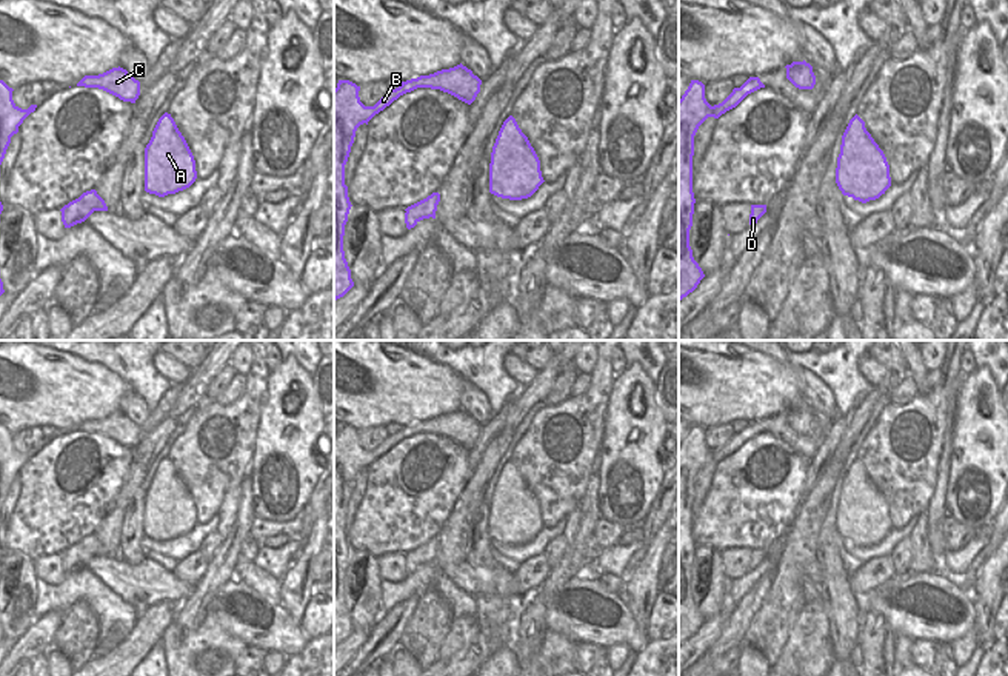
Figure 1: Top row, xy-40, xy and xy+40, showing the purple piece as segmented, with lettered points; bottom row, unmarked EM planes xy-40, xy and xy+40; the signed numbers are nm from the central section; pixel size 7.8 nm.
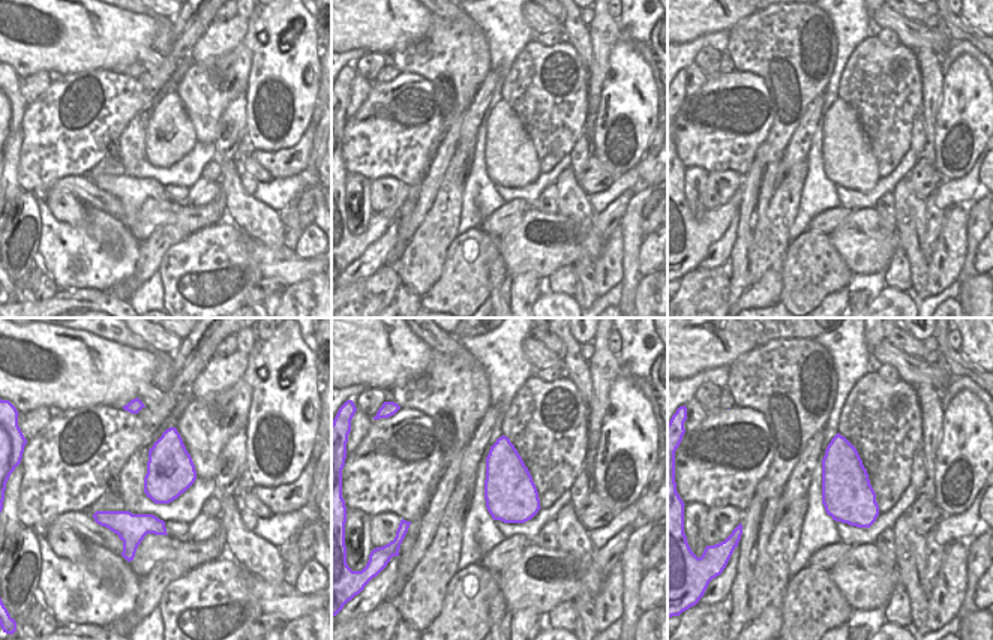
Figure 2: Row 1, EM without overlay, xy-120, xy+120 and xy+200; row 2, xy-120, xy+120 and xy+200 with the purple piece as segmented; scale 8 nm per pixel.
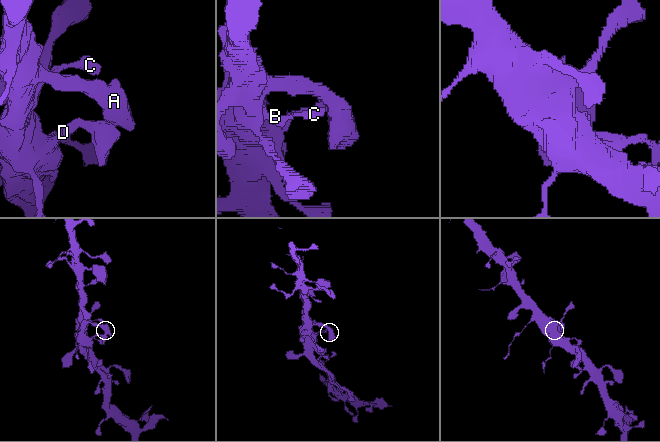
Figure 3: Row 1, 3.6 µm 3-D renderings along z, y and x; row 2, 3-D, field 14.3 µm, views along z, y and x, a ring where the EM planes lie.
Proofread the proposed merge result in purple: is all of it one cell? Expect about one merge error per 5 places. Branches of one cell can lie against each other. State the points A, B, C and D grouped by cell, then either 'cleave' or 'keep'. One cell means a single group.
A B C D | keep

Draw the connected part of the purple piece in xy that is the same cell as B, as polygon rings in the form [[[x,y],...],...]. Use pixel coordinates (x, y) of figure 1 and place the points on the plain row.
[[[462,408],[429,420],[420,420],[402,427],[374,450],[365,451],[360,447],[360,431],[349,425],[339,425],[334,434],[334,647],[343,642],[352,631],[351,614],[345,604],[343,581],[351,547],[345,530],[345,510],[348,507],[355,476],[400,440],[417,433],[431,433],[448,437],[471,450],[480,437],[482,425]]]

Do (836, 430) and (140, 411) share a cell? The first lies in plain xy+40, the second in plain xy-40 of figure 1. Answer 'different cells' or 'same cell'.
different cells

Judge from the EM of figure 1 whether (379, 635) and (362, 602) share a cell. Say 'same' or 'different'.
different

